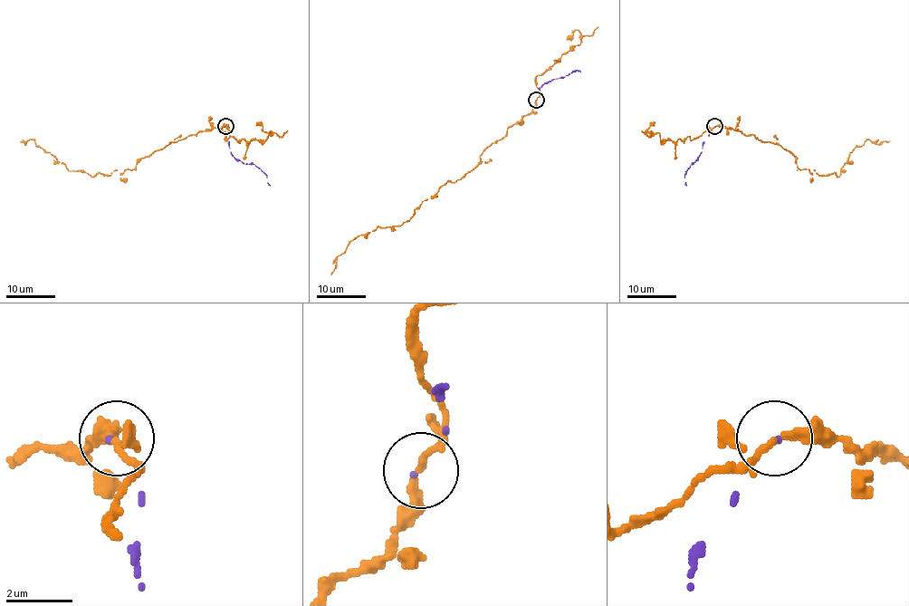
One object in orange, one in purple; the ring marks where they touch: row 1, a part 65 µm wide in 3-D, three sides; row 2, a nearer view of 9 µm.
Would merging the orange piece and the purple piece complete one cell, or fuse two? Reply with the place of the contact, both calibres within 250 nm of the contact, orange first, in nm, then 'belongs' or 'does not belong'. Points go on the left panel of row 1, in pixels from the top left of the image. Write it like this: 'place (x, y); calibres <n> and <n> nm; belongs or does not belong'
place (225, 126); calibres 240 and 90 nm; does not belong

